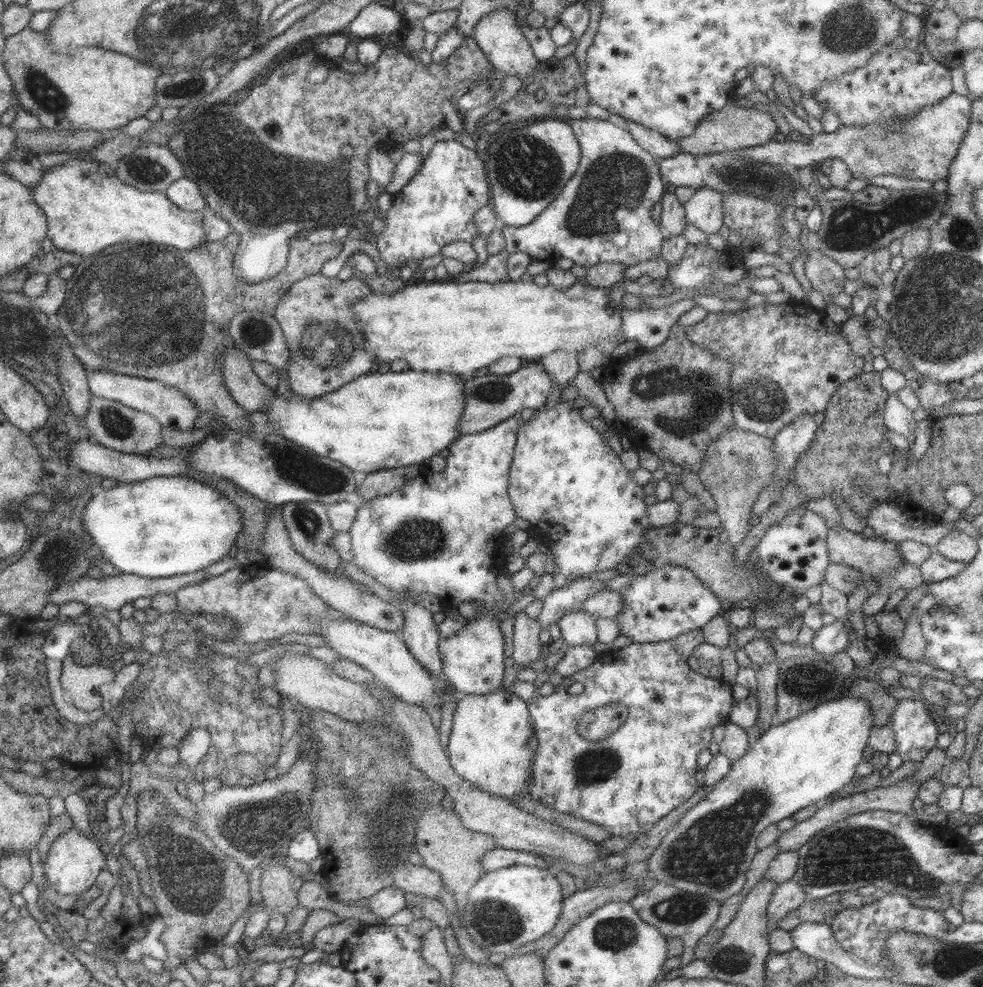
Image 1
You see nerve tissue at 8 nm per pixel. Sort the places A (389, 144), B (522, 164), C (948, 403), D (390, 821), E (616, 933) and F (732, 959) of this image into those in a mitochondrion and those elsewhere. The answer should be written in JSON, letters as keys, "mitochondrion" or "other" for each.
{"A":"other","B":"mitochondrion","C":"other","D":"mitochondrion","E":"mitochondrion","F":"mitochondrion"}

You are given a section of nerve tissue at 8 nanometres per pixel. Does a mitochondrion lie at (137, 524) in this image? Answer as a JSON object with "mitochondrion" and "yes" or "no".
{"mitochondrion":"no"}

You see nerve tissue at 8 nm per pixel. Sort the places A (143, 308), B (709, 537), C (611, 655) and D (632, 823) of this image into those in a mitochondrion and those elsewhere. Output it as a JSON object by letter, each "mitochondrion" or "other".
{"A":"mitochondrion","B":"other","C":"other","D":"other"}

